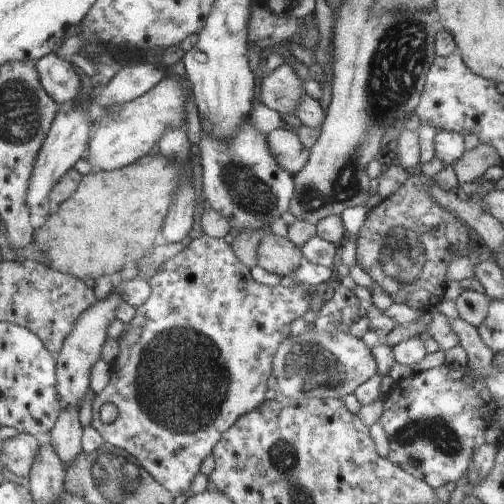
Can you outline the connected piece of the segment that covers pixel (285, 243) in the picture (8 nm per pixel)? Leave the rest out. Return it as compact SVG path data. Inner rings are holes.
M267 231L266 238L262 238L258 256L259 267L283 277L297 270L300 250L287 237L279 237Z

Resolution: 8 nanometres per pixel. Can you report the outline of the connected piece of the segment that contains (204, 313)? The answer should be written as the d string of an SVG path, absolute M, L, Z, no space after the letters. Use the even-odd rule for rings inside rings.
M208 235L194 239L192 244L189 244L180 254L167 260L149 281L153 288L152 298L144 306L138 307L137 316L131 322L128 332L119 338L121 342L121 354L113 364L110 386L105 388L104 392L96 394L93 400L92 425L103 434L104 438L112 446L127 450L132 456L135 456L139 463L162 486L166 486L177 497L181 494L186 494L192 488L196 476L202 472L204 460L208 456L215 454L216 446L224 438L224 434L232 426L236 425L245 414L252 413L253 410L260 408L264 404L266 380L272 374L272 360L274 360L277 350L286 336L288 336L288 332L290 332L288 326L296 318L304 316L304 312L310 308L312 294L303 285L293 285L292 287L278 285L271 287L256 282L250 274L249 267L242 262L241 257L234 250L233 244L228 244L225 239L214 238ZM106 404L115 404L119 409L119 417L111 424L104 424L104 420L100 418L100 410Z

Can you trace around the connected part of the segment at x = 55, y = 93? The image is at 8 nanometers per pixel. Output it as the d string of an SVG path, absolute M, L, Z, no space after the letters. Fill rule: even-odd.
M54 53L37 61L37 66L41 71L42 84L56 102L61 106L66 106L70 100L76 102L82 84L79 70L73 63Z

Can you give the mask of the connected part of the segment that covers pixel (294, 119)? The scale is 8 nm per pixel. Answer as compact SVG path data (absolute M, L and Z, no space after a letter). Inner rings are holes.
M280 114L286 124L285 128L273 130L267 135L274 158L281 163L290 174L298 174L309 160L309 148L306 148L300 136L294 134L293 127L304 125L295 114Z

